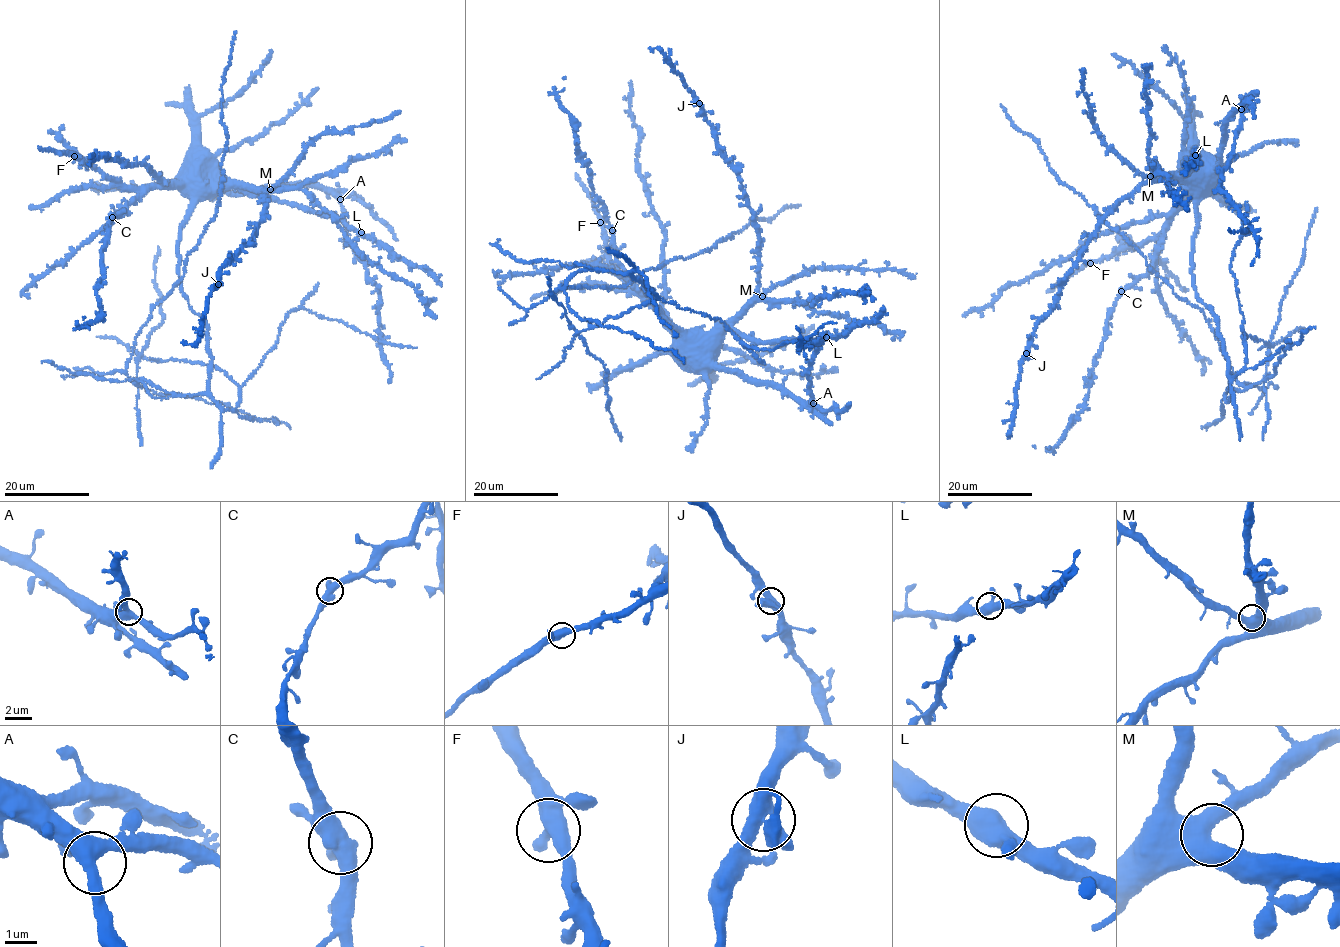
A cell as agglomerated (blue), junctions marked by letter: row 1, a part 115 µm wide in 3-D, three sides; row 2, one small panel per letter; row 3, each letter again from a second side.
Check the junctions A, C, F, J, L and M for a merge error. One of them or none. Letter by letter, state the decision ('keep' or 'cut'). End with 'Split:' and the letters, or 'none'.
A: keep
C: keep
F: keep
J: keep
L: keep
M: keep
Split: none

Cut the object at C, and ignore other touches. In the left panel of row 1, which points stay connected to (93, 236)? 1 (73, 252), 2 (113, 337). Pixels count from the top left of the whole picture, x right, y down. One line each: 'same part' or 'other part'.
1: same part
2: same part

